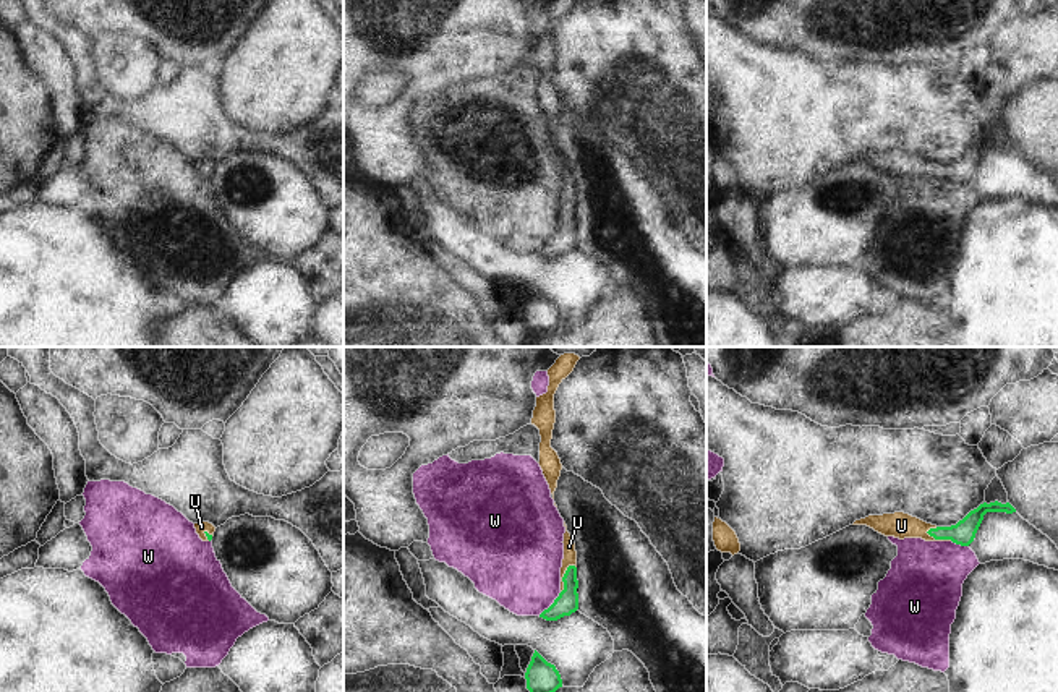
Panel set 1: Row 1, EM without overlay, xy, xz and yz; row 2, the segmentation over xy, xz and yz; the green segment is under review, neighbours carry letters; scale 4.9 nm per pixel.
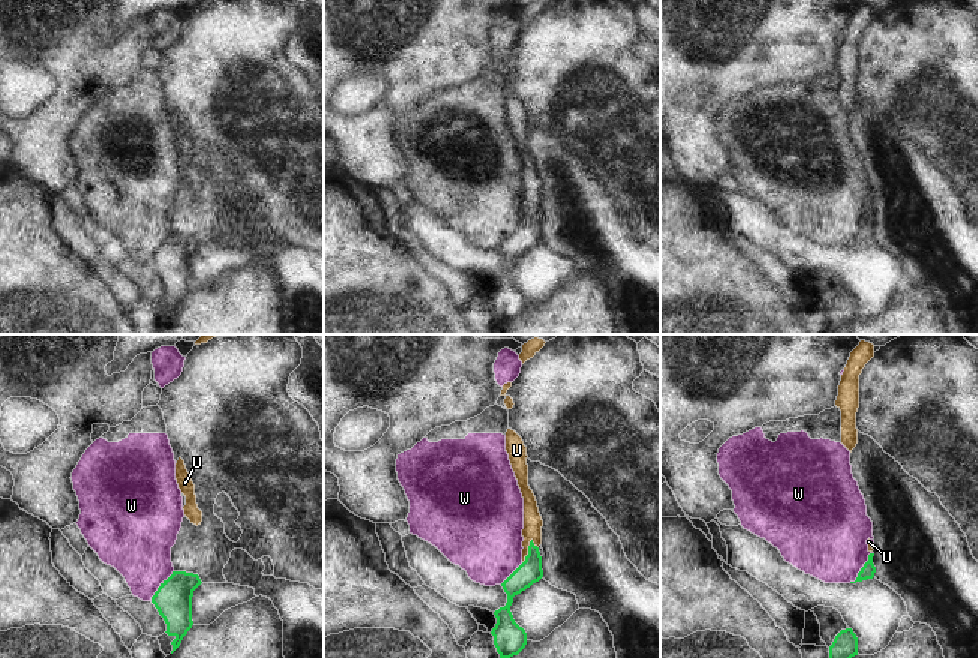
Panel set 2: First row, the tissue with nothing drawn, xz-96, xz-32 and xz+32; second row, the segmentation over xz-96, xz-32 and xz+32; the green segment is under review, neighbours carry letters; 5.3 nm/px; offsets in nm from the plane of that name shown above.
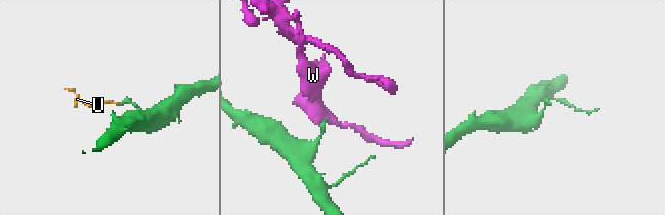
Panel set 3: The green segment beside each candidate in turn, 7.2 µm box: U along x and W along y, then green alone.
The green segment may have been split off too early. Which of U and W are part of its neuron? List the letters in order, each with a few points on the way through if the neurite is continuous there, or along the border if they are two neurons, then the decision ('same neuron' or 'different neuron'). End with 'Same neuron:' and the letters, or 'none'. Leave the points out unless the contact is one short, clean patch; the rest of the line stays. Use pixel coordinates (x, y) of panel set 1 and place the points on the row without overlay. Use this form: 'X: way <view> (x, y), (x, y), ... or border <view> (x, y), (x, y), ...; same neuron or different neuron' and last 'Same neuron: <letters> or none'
U: way yz (963, 170), (938, 175), (921, 166), (901, 162); same neuron
W: border xz (561, 229), (538, 252); different neuron
Same neuron: U

